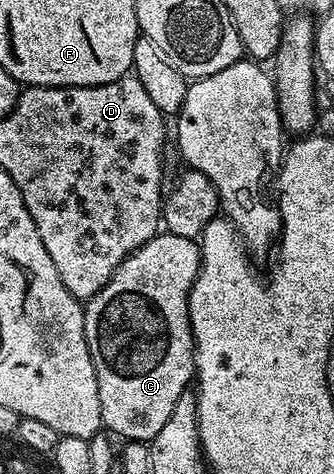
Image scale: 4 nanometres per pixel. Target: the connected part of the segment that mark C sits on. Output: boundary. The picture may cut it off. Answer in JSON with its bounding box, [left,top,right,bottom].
[84,230,200,442]

